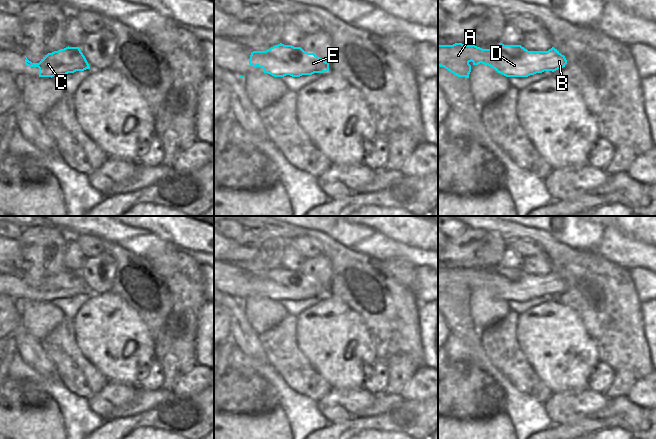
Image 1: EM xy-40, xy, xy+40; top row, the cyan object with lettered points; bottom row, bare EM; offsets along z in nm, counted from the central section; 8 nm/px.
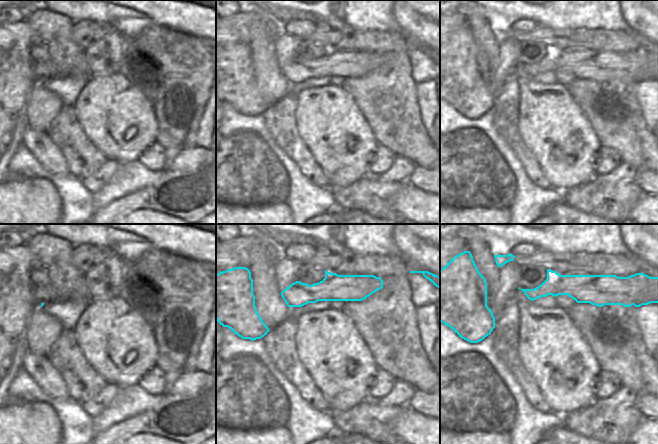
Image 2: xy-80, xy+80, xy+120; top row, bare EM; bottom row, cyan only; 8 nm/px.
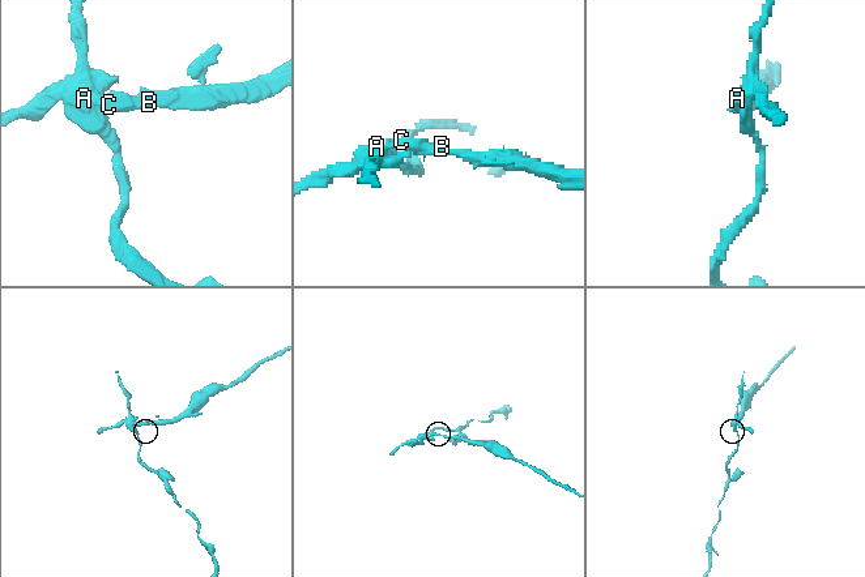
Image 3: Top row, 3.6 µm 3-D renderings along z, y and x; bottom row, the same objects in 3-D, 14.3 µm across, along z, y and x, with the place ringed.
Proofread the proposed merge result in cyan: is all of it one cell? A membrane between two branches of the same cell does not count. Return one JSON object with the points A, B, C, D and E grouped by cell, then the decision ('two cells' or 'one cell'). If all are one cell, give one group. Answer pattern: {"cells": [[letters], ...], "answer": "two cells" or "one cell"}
{"cells": [["A"], ["B", "C", "D", "E"]], "answer": "two cells"}

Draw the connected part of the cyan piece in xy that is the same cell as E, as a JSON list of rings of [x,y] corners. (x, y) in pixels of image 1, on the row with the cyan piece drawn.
[[[282,43],[271,47],[269,54],[265,56],[265,62],[258,67],[274,77],[300,77],[329,71],[329,63],[314,53]]]

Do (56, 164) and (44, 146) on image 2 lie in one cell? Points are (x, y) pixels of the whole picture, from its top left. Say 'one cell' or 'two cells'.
one cell

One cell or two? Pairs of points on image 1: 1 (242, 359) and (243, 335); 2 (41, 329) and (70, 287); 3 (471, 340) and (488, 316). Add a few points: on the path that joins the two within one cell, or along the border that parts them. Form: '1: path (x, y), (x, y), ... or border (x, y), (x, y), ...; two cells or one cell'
1: border (234, 344), (248, 356), (263, 362); two cells
2: border (28, 300), (49, 300), (51, 302); two cells
3: border (468, 308), (474, 325), (480, 331); two cells

